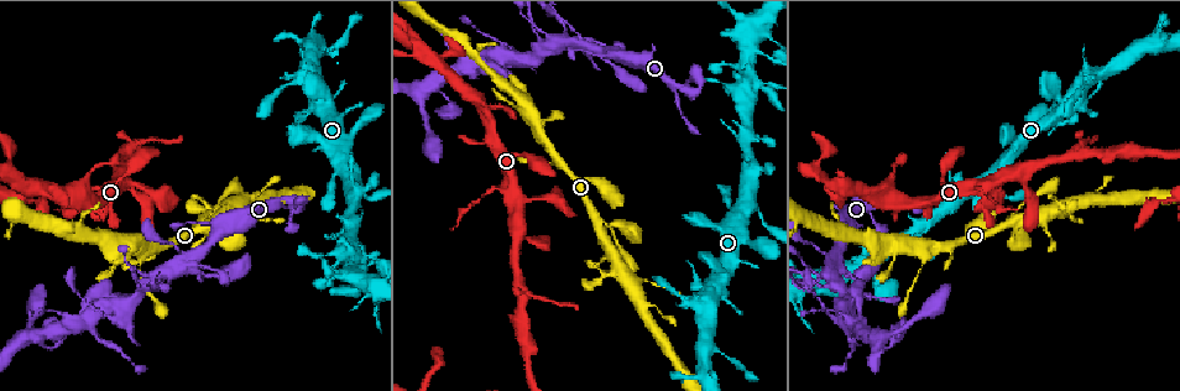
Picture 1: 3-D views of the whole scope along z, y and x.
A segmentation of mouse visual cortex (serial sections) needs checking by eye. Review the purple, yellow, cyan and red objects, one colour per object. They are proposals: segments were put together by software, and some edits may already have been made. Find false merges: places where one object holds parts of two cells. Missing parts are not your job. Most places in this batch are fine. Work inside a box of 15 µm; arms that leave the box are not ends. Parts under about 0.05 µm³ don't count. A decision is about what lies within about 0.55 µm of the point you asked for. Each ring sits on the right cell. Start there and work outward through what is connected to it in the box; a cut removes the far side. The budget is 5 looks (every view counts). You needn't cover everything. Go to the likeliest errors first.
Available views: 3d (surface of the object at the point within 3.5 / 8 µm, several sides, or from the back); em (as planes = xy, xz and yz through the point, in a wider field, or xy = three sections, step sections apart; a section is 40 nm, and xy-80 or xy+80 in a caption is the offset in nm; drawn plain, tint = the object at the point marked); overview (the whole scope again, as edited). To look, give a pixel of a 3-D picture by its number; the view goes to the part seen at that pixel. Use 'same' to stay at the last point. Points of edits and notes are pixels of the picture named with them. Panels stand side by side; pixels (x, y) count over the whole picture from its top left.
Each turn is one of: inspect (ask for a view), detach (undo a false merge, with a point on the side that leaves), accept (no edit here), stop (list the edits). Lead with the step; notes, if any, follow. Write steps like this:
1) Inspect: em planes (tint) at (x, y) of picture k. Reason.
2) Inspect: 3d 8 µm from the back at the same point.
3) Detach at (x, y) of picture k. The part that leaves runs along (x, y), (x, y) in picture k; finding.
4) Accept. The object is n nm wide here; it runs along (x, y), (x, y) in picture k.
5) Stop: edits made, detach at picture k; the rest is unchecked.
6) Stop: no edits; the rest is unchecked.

Inspect: em xy step 3 (tint) at (701, 83) of picture 1. Abrupt turn.

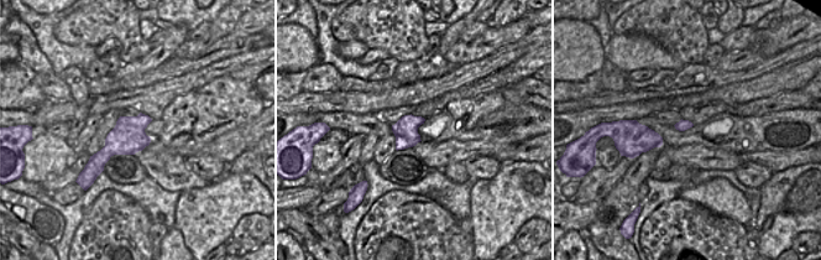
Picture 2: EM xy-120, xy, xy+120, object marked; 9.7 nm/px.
Inspect: 3d 3.5 µm at the same point. See where the arms go.

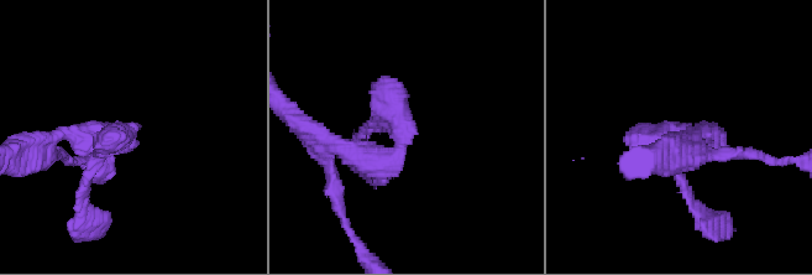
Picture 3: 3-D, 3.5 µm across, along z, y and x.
Accept. It runs along (57, 133), (125, 129), (87, 177) in picture 3; all the same cell.

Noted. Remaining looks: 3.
Inspect: 3d 3.5 µm at (202, 219) of picture 1. Small branch off a trunk.

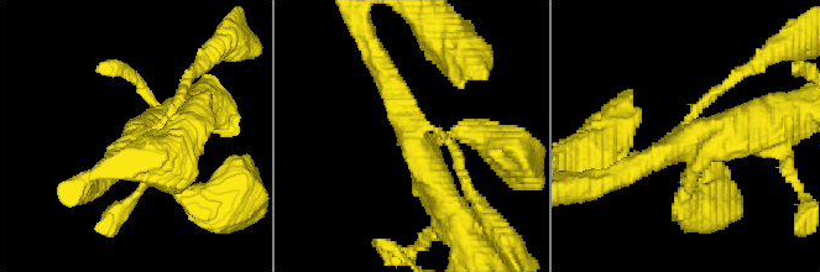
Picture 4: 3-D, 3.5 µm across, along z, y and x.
Inspect: em xy step 1 (tint) at (684, 145) of picture 4. 4 arms meet here; the arms are 150, 200, 300, 450 nm wide.

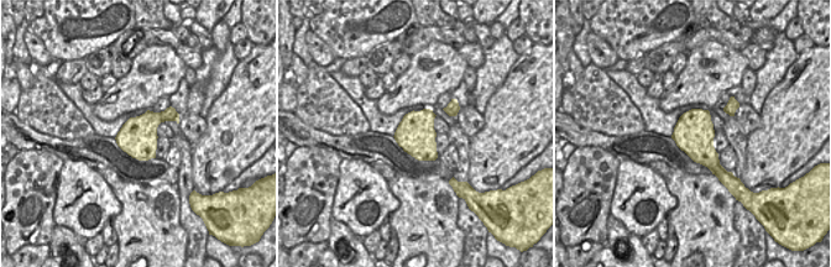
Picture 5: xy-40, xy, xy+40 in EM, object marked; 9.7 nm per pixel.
Accept. It runs along (381, 68), (445, 202) in picture 4; continuous, no second cell.

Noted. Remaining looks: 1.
Stop: no edits; the rest is unchecked.

